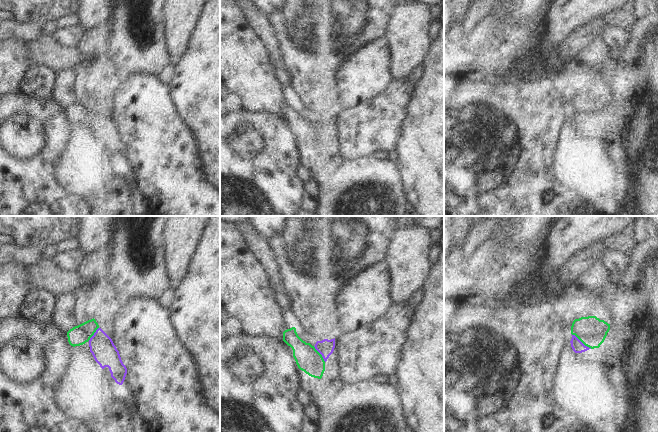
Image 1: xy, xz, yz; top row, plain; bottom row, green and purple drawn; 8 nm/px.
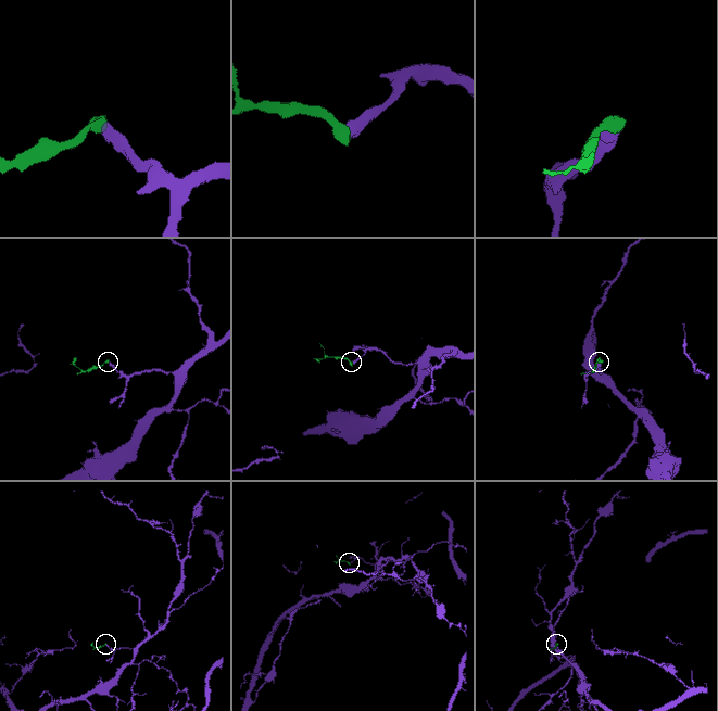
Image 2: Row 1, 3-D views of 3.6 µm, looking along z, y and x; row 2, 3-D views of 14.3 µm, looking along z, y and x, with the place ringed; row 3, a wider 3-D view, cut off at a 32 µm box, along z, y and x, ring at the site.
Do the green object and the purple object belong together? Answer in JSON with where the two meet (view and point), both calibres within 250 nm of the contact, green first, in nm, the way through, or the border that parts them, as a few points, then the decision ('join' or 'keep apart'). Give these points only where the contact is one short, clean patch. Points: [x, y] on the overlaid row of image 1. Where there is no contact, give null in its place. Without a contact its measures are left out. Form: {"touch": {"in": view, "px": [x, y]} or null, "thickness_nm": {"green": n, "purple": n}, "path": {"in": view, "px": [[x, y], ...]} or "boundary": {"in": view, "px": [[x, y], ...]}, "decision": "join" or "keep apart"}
{"touch": {"in": "yz", "px": [581, 341]}, "thickness_nm": {"green": 240, "purple": 100}, "path": {"in": "yz", "px": [[591, 331], [581, 341], [578, 347]]}, "decision": "join"}

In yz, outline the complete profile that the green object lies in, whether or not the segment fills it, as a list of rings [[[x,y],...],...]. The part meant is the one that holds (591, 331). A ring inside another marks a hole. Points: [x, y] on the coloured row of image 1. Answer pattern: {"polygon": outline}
{"polygon": [[[596,316],[575,319],[571,326],[571,347],[575,353],[582,353],[589,349],[599,348],[604,342],[610,324]]]}

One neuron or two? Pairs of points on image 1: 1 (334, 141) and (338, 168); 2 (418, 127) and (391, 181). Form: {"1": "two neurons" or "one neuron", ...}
{"1": "two neurons", "2": "two neurons"}

